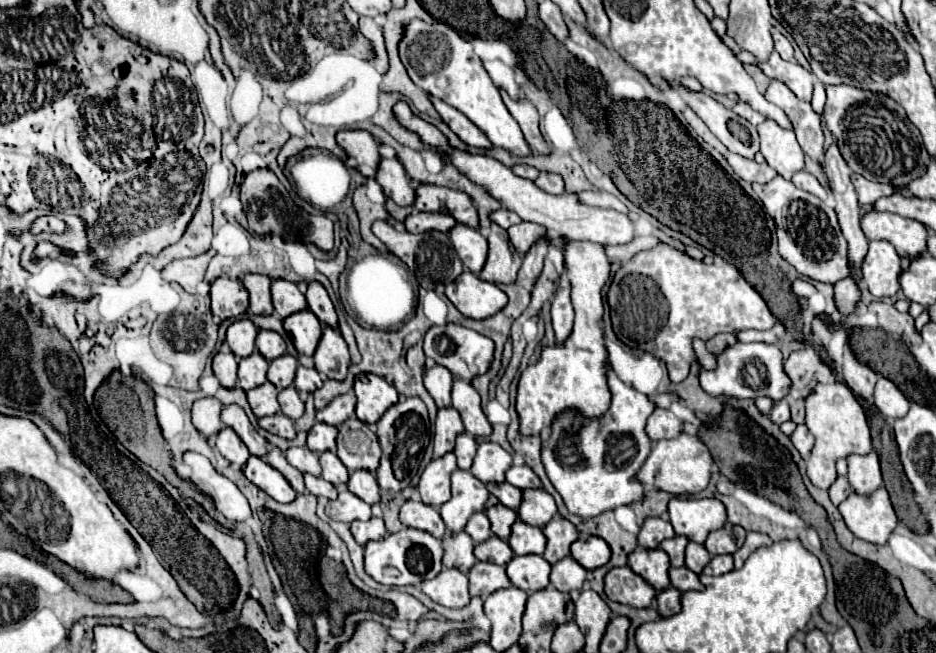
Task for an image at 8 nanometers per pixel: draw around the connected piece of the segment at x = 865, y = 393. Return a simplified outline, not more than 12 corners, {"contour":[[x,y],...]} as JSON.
{"contour":[[847,334],[843,378],[855,394],[873,400],[879,374],[857,360]]}

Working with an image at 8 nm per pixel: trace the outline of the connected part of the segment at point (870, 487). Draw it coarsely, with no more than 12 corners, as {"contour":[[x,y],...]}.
{"contour":[[875,450],[847,456],[849,484],[857,494],[883,486]]}

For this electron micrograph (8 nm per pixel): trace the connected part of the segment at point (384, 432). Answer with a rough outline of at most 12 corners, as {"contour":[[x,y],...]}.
{"contour":[[401,396],[377,422],[375,472],[401,492],[431,448],[423,400]]}

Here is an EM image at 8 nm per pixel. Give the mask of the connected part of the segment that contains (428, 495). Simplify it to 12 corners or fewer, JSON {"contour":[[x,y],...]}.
{"contour":[[453,452],[433,460],[419,480],[423,504],[439,508],[451,498]]}

